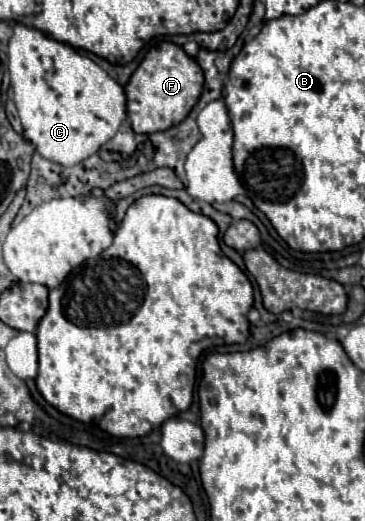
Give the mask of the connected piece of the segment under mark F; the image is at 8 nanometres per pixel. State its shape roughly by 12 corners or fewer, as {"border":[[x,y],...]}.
{"border":[[173,42],[147,52],[125,86],[127,118],[153,134],[187,118],[203,90]]}

